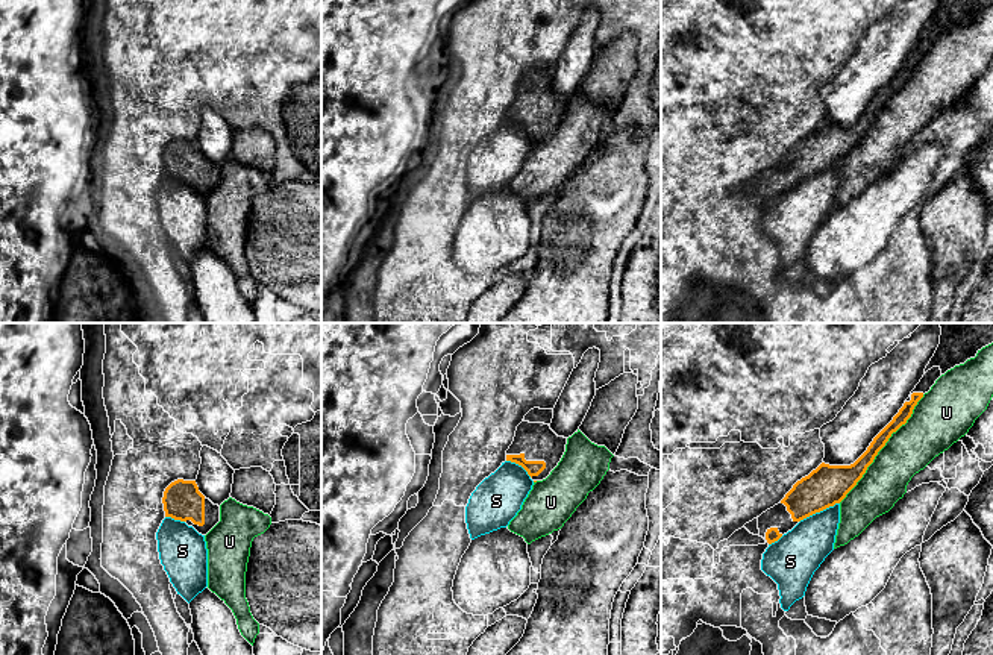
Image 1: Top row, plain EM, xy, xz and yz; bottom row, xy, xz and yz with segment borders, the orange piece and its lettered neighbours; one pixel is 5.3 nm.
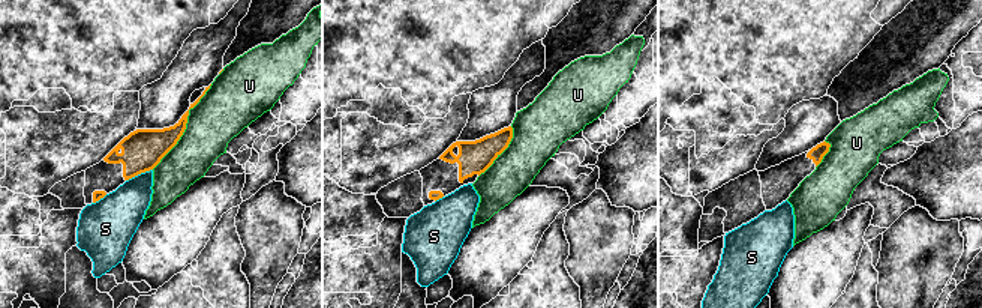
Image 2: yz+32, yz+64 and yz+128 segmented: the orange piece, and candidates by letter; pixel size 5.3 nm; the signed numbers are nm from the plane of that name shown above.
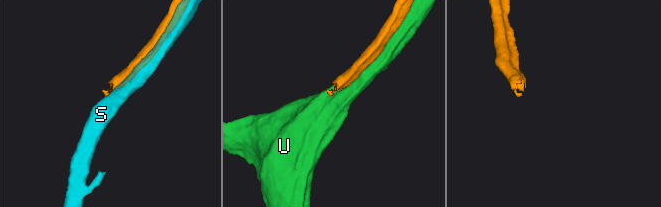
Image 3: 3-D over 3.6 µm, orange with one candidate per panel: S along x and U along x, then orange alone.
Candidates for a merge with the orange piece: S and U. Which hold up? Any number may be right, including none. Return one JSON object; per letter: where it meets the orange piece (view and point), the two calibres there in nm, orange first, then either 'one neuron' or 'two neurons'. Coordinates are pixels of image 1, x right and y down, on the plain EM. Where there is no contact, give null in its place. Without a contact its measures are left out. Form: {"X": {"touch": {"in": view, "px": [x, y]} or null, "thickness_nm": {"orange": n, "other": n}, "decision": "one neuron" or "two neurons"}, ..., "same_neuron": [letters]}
{"S": {"touch": {"in": "yz", "px": [819, 172]}, "thickness_nm": {"orange": 220, "other": 260}, "decision": "two neurons"}, "U": {"touch": {"in": "yz", "px": [883, 106]}, "thickness_nm": {"orange": 130, "other": 260}, "decision": "two neurons"}, "same_neuron": []}

